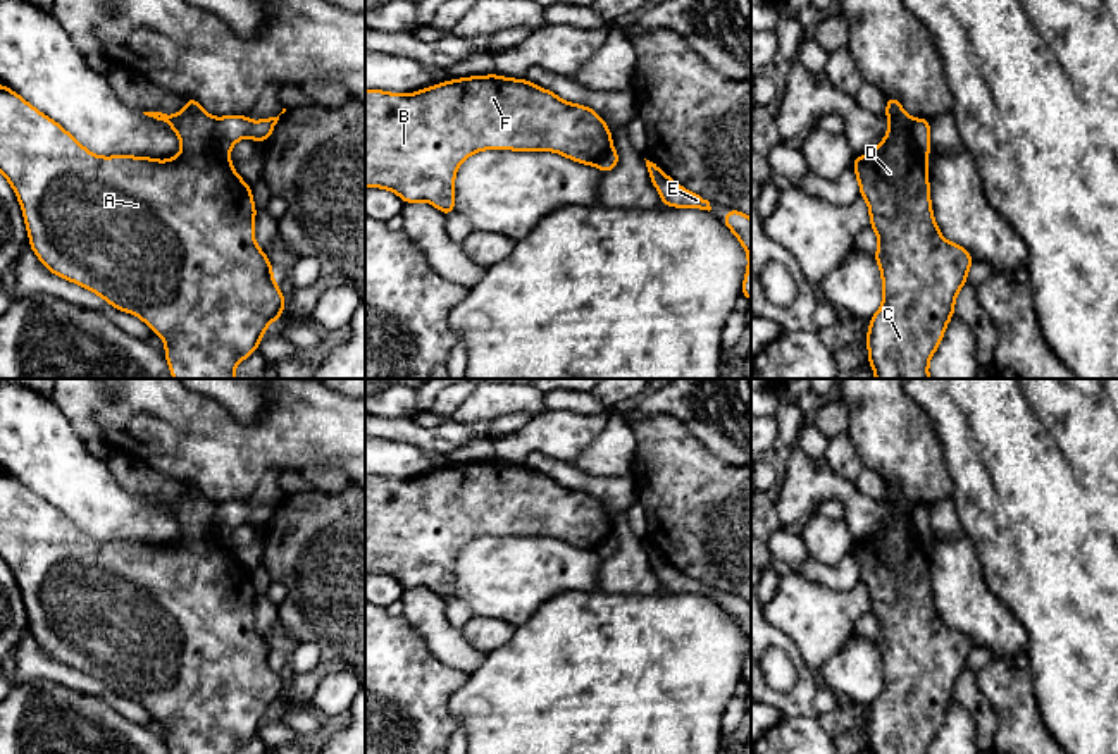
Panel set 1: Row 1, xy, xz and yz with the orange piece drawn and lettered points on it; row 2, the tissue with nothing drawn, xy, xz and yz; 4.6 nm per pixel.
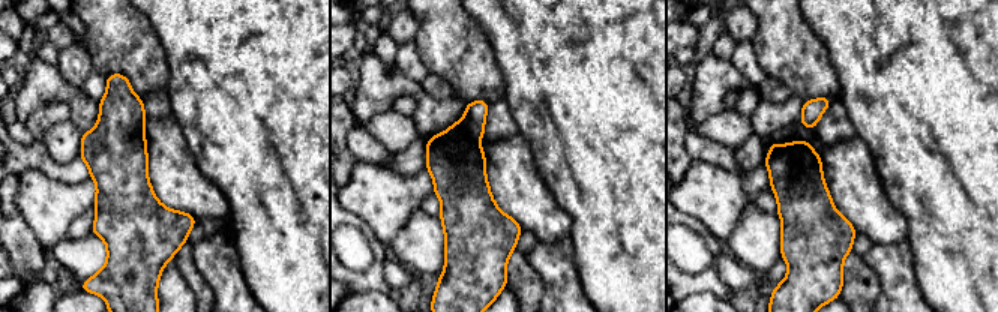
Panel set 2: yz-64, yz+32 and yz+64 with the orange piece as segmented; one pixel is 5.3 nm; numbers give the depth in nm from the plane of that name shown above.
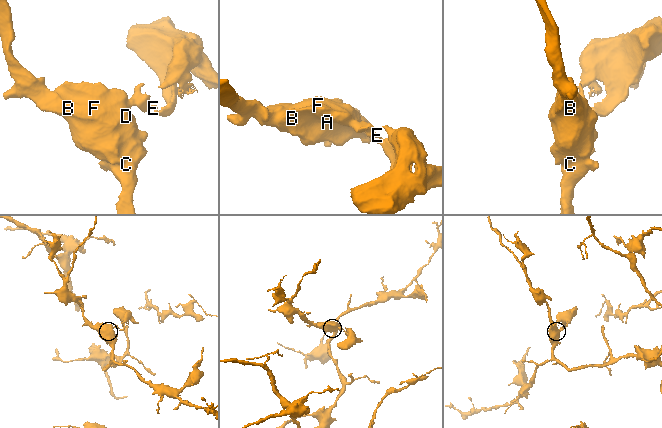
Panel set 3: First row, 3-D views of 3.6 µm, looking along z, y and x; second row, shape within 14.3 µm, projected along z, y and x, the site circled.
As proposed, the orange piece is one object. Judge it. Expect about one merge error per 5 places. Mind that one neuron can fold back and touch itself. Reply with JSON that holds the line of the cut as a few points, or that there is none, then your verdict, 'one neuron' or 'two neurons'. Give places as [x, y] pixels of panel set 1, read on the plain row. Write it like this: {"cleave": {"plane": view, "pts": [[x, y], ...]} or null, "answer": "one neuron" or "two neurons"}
{"cleave": {"plane": "yz", "pts": [[913, 505], [913, 532], [925, 546]]}, "answer": "two neurons"}

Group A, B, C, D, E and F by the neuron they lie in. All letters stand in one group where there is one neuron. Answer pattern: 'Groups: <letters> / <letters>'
Groups: A B C D F / E

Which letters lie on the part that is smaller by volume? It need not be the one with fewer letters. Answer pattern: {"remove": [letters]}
{"remove": ["E"]}

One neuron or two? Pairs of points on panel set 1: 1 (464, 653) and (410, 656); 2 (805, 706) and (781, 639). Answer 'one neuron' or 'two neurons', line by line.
1: two neurons
2: one neuron

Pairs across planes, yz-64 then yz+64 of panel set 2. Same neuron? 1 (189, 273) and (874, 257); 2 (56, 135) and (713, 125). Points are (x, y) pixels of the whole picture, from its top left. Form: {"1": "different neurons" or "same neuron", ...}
{"1": "different neurons", "2": "same neuron"}

